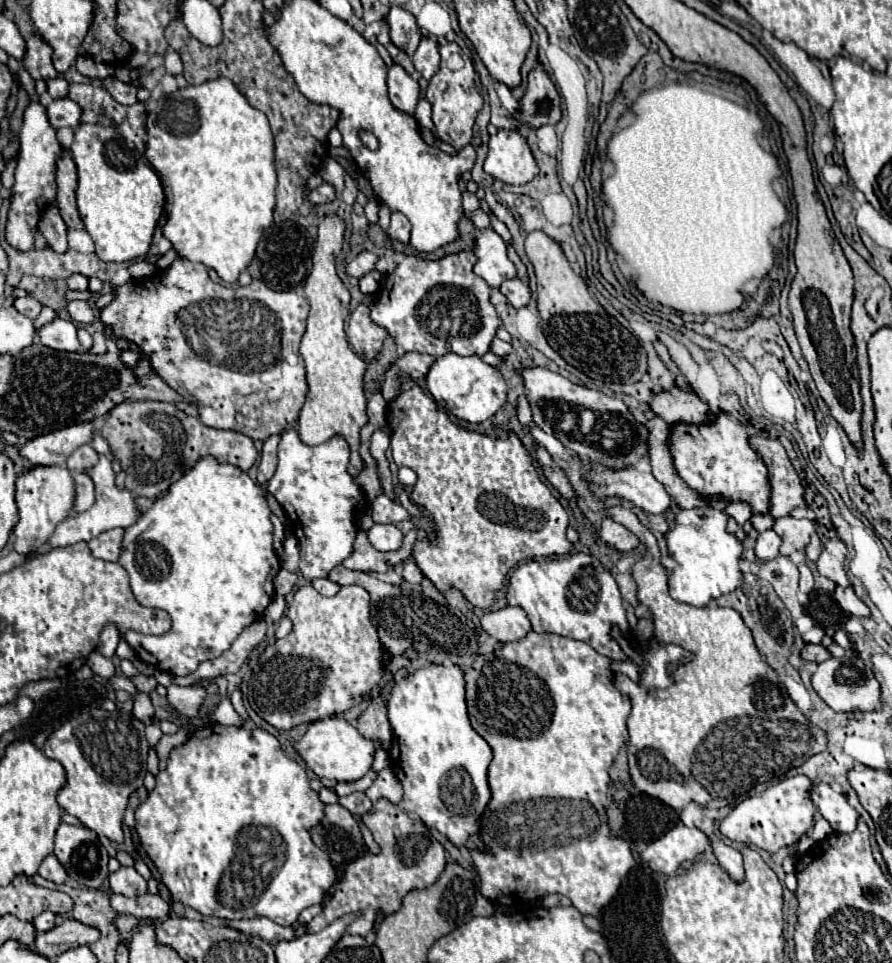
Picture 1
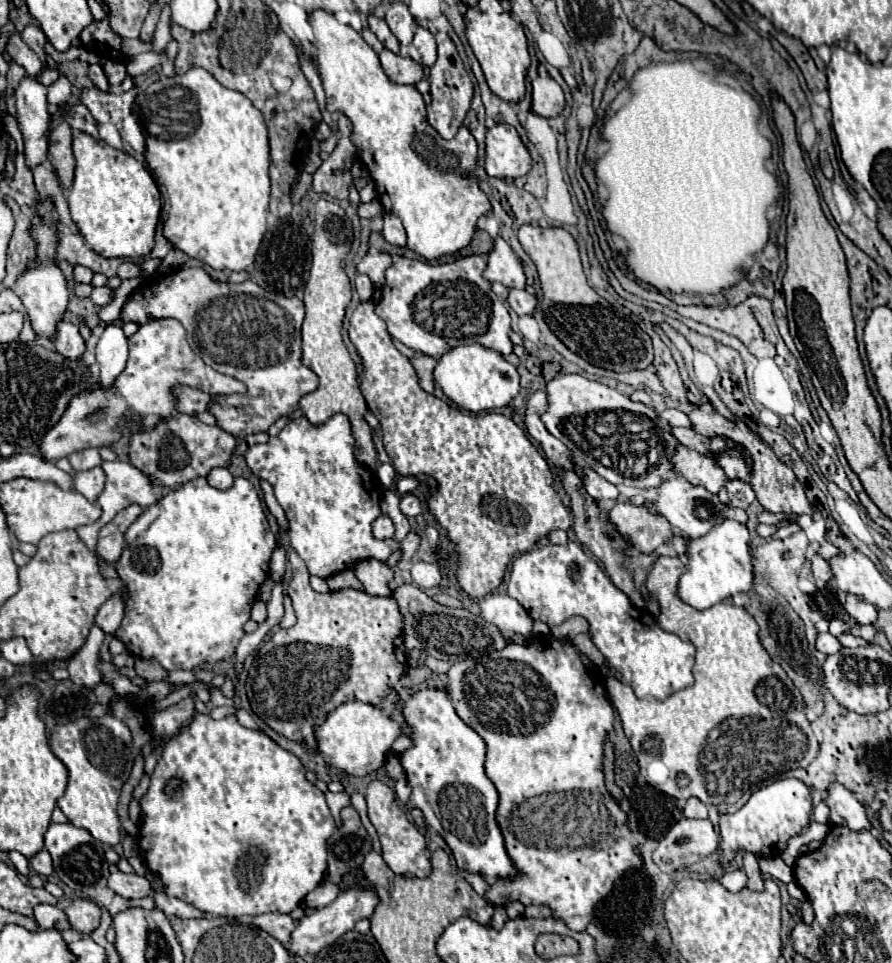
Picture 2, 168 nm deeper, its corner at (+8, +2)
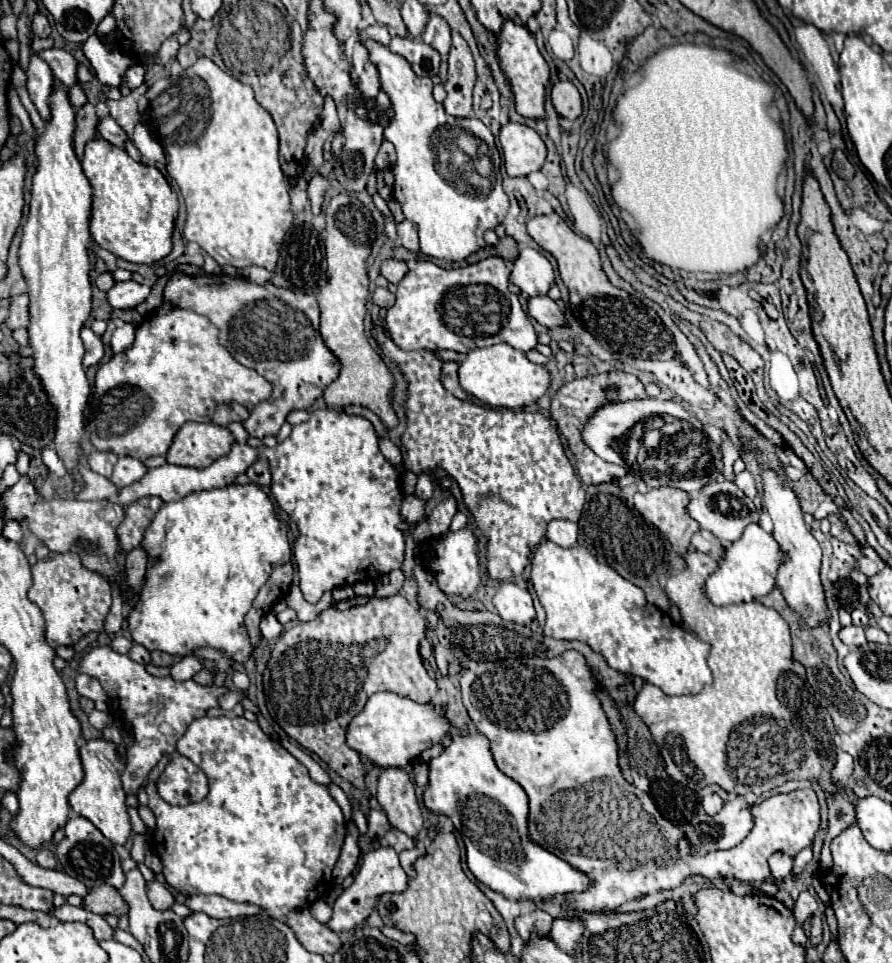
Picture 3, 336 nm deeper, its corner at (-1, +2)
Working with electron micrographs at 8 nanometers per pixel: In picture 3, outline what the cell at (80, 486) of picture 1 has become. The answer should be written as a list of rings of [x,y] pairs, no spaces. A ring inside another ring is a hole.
[[[121,456],[119,462],[117,462],[117,466],[113,468],[111,482],[119,484],[119,488],[125,488],[125,486],[131,486],[133,482],[141,480],[147,470],[149,468],[141,460],[131,458],[131,456]]]

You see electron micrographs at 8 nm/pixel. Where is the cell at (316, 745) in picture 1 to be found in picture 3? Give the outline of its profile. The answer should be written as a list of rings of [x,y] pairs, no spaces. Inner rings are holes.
[[[377,692],[369,698],[363,712],[347,728],[347,744],[361,756],[369,758],[375,766],[407,766],[421,756],[423,750],[439,744],[449,732],[451,724],[445,708],[439,704],[419,704],[395,692]]]

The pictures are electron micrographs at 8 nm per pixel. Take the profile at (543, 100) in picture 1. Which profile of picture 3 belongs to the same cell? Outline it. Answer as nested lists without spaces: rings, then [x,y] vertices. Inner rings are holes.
[[[557,82],[551,92],[551,100],[559,116],[567,120],[575,120],[583,112],[583,102],[579,90],[571,82]]]

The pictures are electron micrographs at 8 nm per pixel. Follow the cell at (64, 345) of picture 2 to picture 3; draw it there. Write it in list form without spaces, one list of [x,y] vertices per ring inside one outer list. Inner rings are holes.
[[[83,328],[83,330],[81,330],[81,338],[83,338],[83,344],[85,344],[83,366],[89,368],[89,366],[93,366],[93,364],[99,364],[99,360],[101,360],[103,354],[105,354],[105,348],[103,348],[101,338],[99,338],[91,328]]]

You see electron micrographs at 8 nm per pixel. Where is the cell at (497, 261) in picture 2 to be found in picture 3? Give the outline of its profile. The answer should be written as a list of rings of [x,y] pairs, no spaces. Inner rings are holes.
[[[525,248],[513,262],[511,282],[529,296],[547,296],[549,288],[555,284],[555,272],[551,262],[539,250]]]

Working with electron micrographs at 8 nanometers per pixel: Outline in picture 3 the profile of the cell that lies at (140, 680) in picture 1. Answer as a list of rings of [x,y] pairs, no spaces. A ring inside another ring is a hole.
[[[153,650],[151,652],[151,658],[153,658],[153,664],[155,666],[171,666],[173,662],[177,662],[177,656],[173,654],[167,654],[167,652],[159,652],[159,650]]]

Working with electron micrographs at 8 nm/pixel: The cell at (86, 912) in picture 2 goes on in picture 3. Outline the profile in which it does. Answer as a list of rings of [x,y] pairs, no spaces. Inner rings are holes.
[[[105,884],[99,888],[93,888],[87,896],[85,896],[85,908],[95,912],[95,914],[113,914],[113,916],[123,916],[129,912],[127,902],[123,900],[123,896],[117,892],[117,888]]]

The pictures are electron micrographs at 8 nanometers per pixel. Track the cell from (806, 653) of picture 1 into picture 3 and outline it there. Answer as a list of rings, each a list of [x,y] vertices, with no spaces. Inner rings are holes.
[[[849,626],[849,628],[843,628],[839,632],[839,638],[847,644],[847,646],[861,646],[867,642],[865,638],[865,628],[863,626]]]

